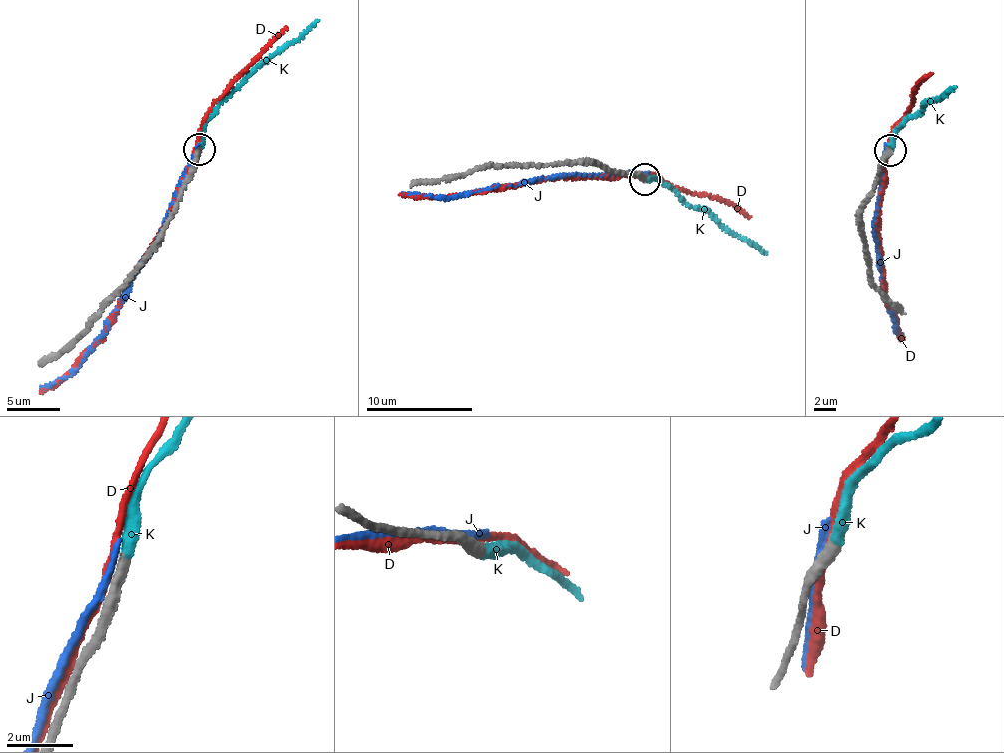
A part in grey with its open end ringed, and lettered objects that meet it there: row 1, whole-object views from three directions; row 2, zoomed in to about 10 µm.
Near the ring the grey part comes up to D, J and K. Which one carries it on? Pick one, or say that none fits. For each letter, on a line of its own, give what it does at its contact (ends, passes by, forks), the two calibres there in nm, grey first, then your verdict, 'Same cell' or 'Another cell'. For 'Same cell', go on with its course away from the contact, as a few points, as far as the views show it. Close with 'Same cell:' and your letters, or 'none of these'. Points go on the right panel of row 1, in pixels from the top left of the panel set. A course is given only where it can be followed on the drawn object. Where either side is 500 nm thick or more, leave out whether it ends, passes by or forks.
D: It passes by. Thickness 440 nm (grey) against 220 nm. Another cell
J: It passes by. Thickness 460 nm (grey) against 190 nm. Another cell
K: It ends there. Thickness 360 nm (grey) against 380 nm. Same cell. Its course: (889, 151), (892, 134), (955, 88)
Same cell: K

